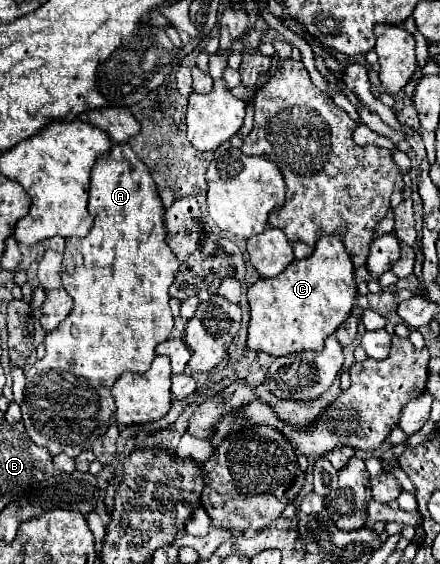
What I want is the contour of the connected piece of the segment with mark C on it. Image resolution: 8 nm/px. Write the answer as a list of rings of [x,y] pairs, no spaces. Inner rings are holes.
[[[325,234],[317,240],[315,250],[311,256],[303,260],[293,260],[281,274],[273,278],[261,278],[247,290],[249,306],[251,306],[251,322],[249,322],[249,336],[247,348],[261,350],[271,356],[285,356],[299,350],[323,350],[323,342],[331,336],[351,314],[351,308],[357,300],[357,286],[355,286],[355,268],[347,248],[343,246],[343,238],[339,234]]]

